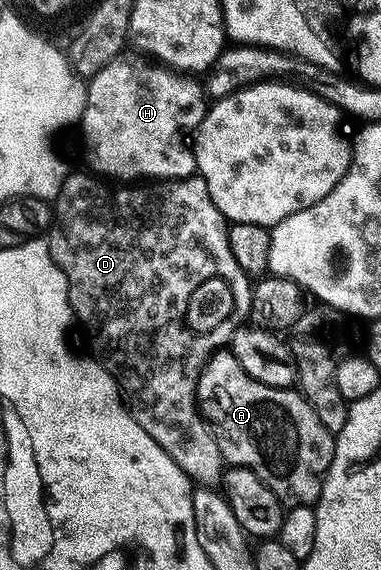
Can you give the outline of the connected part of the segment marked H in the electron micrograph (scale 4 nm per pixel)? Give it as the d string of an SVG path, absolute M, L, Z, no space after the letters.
M125 56L118 57L116 60L108 62L98 74L94 74L88 79L85 91L85 111L79 119L81 126L81 138L85 141L85 154L89 157L89 162L96 170L98 175L106 179L121 178L117 180L168 180L171 178L192 178L197 174L197 161L193 155L191 139L197 133L199 124L205 119L207 109L207 90L204 85L196 82L196 77L190 76L185 72L178 72L165 64L154 64L149 62L128 62Z

